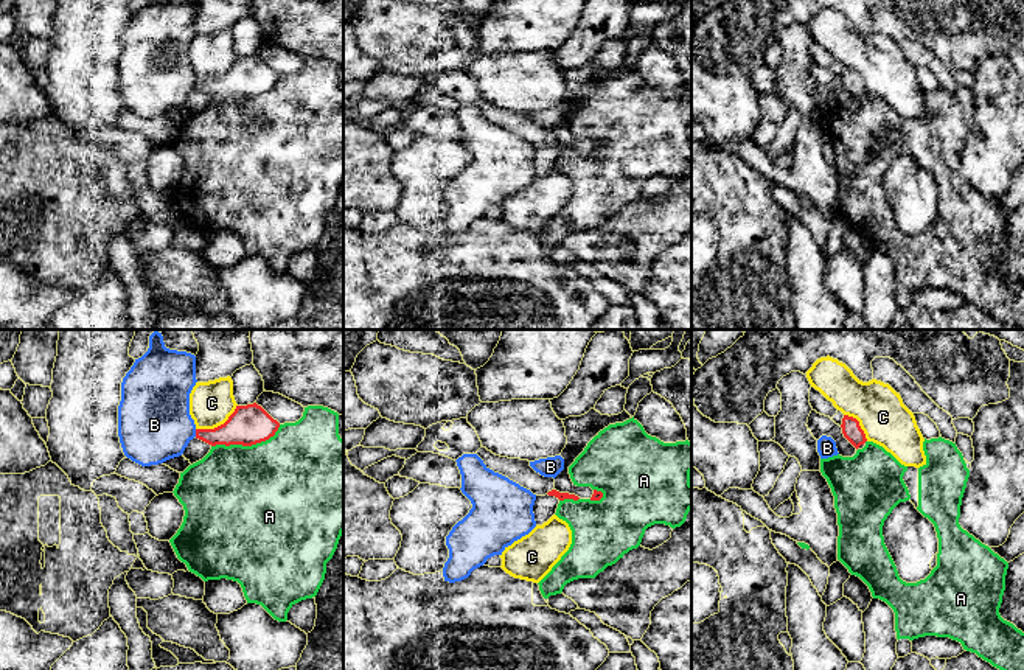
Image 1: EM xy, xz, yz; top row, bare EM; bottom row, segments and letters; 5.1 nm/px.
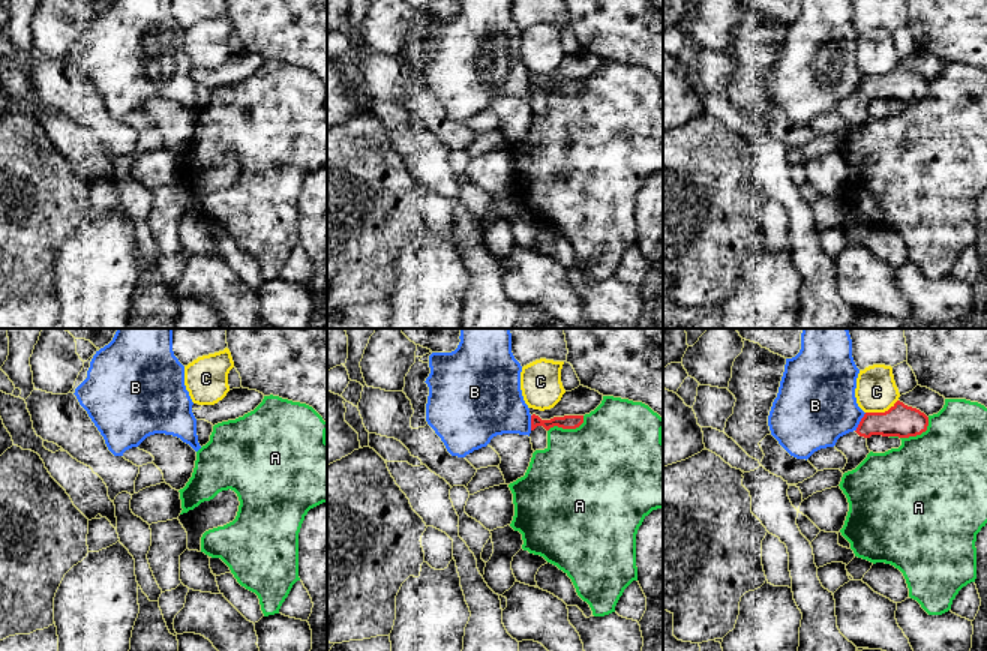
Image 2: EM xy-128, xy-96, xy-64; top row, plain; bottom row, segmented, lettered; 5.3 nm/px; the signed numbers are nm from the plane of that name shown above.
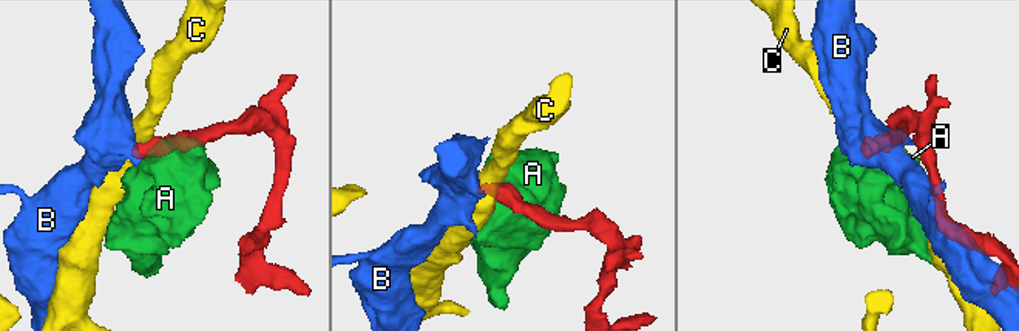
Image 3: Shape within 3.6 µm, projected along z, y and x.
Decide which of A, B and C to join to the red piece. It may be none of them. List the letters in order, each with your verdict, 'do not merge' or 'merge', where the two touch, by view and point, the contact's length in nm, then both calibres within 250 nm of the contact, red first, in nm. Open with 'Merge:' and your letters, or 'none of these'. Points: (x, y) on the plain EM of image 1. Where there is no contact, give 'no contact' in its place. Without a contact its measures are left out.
Merge: none of these
A: do not merge | xy (247, 97) | 380 nm | 200/500 nm
B: do not merge | xy (196, 84) | 40 nm | 180/380 nm
C: do not merge | xy (218, 78) | 260 nm | 200/220 nm

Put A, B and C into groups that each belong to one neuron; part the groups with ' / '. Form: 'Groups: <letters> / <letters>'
Groups: A / B / C

